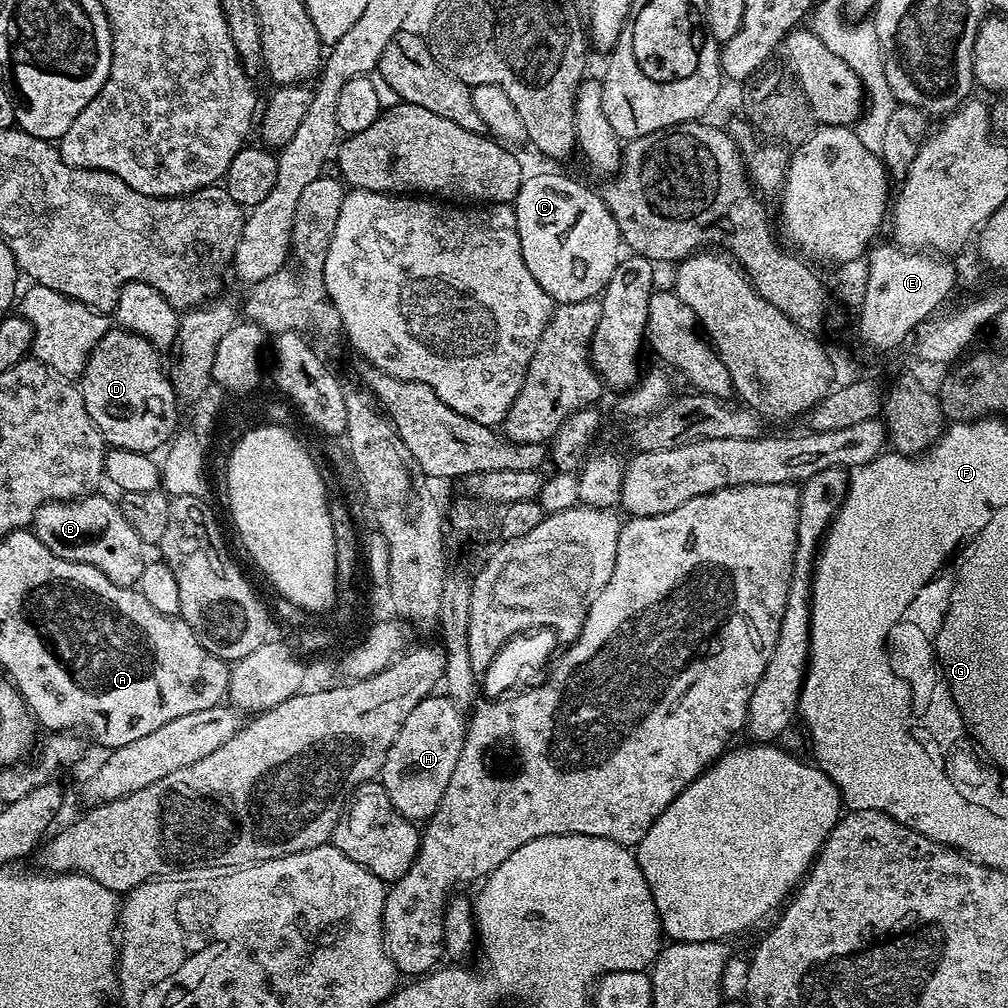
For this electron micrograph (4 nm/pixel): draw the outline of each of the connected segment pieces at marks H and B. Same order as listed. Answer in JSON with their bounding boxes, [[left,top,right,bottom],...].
[[378,696,466,821],[35,495,146,588]]

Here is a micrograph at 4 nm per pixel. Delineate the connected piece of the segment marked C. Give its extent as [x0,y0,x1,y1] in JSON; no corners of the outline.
[514,172,622,304]

